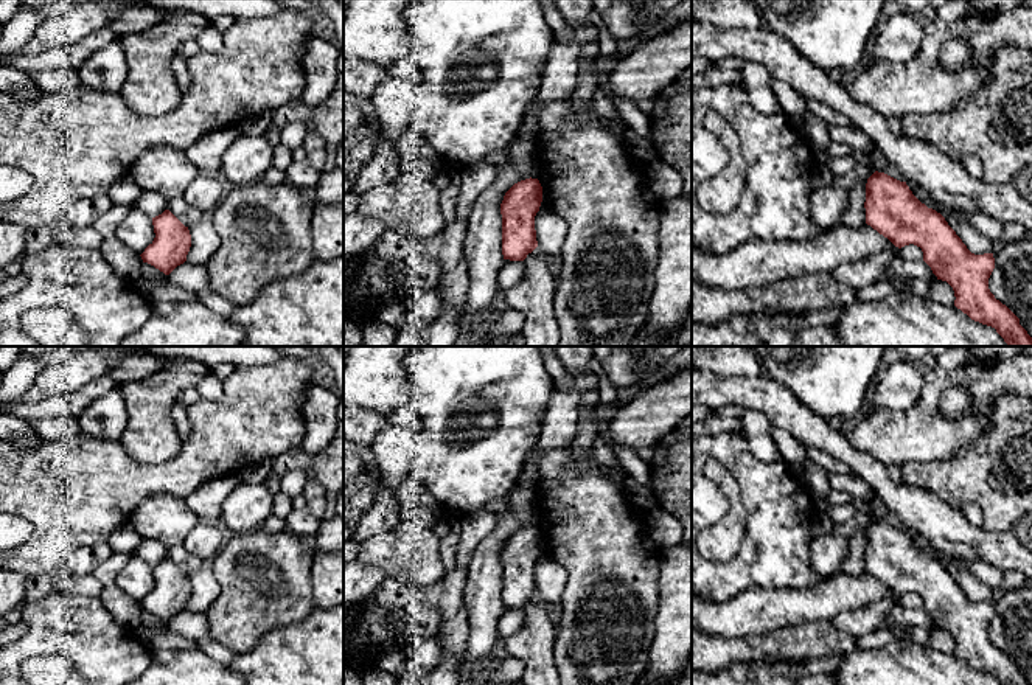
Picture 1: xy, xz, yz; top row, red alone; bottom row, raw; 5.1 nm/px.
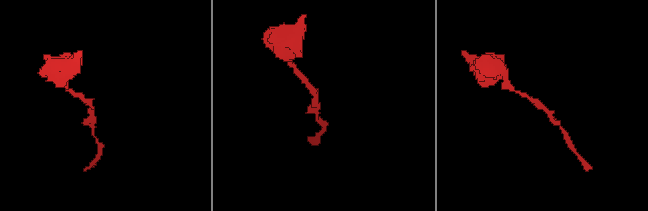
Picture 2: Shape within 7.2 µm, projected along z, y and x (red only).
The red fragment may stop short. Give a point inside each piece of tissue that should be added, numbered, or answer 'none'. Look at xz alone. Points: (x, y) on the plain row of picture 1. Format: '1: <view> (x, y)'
none

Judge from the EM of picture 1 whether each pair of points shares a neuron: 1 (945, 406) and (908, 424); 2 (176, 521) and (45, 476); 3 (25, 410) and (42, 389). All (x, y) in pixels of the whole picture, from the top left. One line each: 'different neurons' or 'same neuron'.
1: different neurons
2: different neurons
3: different neurons

